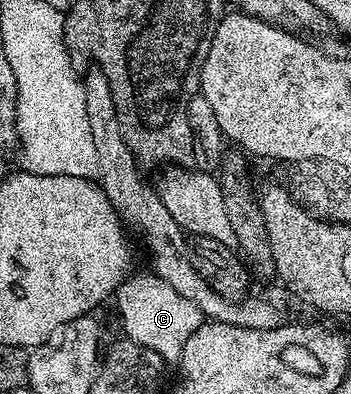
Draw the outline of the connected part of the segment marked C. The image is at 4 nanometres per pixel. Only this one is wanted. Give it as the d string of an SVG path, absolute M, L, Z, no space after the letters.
M151 272L135 274L125 278L114 295L116 310L120 313L120 326L124 329L123 337L137 346L154 351L169 363L179 363L186 340L190 340L190 336L194 336L200 327L200 310L193 302L186 300L186 296L178 296L178 292L174 292L174 288L170 288L170 284L158 275Z

